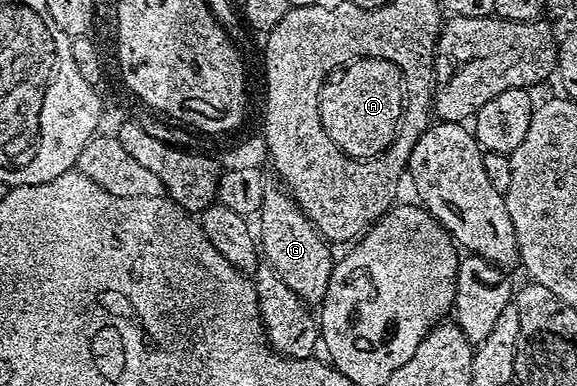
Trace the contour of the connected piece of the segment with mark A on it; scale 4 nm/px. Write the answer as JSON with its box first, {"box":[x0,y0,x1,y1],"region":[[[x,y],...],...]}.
{"box":[319,58,404,158],"region":[[[384,58],[356,59],[343,74],[338,87],[329,95],[329,92],[321,95],[319,114],[323,126],[349,158],[376,158],[388,149],[398,133],[404,107],[403,75],[393,62]]]}

